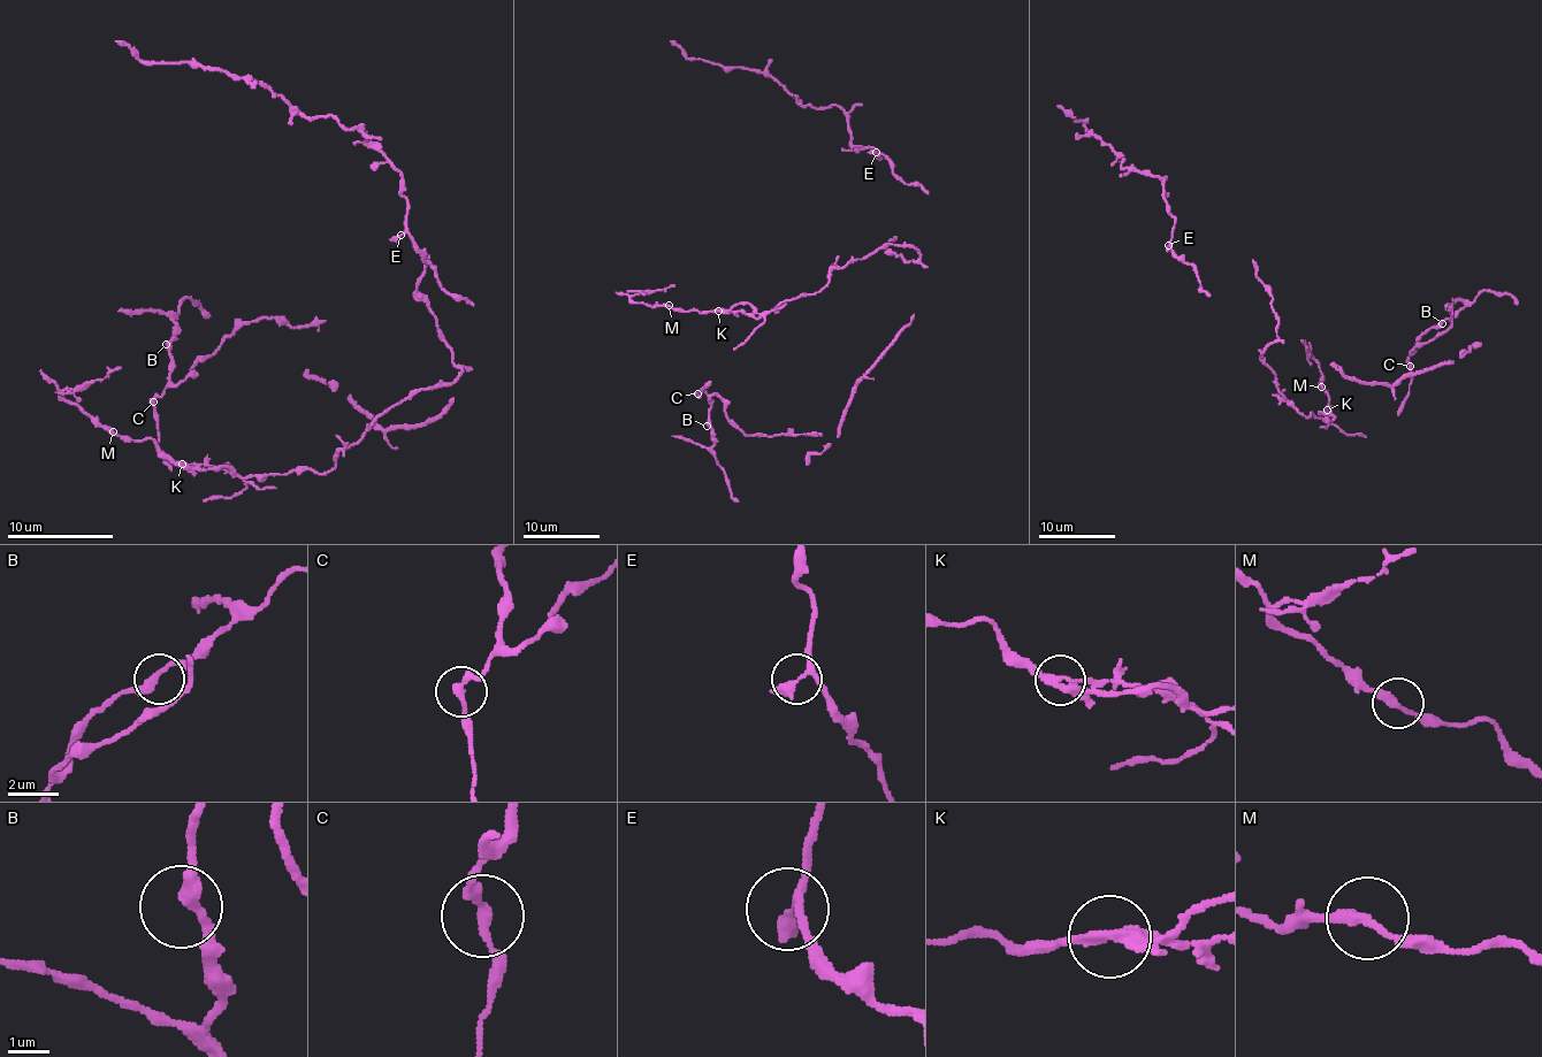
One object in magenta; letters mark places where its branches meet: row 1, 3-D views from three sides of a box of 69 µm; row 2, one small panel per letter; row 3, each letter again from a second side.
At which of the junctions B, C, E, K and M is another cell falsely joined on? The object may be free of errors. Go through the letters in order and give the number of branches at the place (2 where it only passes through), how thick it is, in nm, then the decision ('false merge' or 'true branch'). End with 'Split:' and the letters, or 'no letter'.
B: 2 branches meet; 280 nm thick; true branch
C: 2 branches meet; 260 nm thick; true branch
E: 2 branches meet; 280 nm thick; true branch
K: 2 branches meet; 280 nm thick; false merge
M: 2 branches meet; 260 nm thick; true branch
Split: K

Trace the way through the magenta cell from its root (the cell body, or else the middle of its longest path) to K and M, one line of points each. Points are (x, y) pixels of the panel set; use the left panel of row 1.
K: (462, 370), (451, 383), (413, 389), (387, 407), (336, 452), (329, 470), (236, 476), (228, 468), (182, 464)
M: (462, 370), (387, 407), (321, 474), (177, 466), (151, 439), (113, 431)

